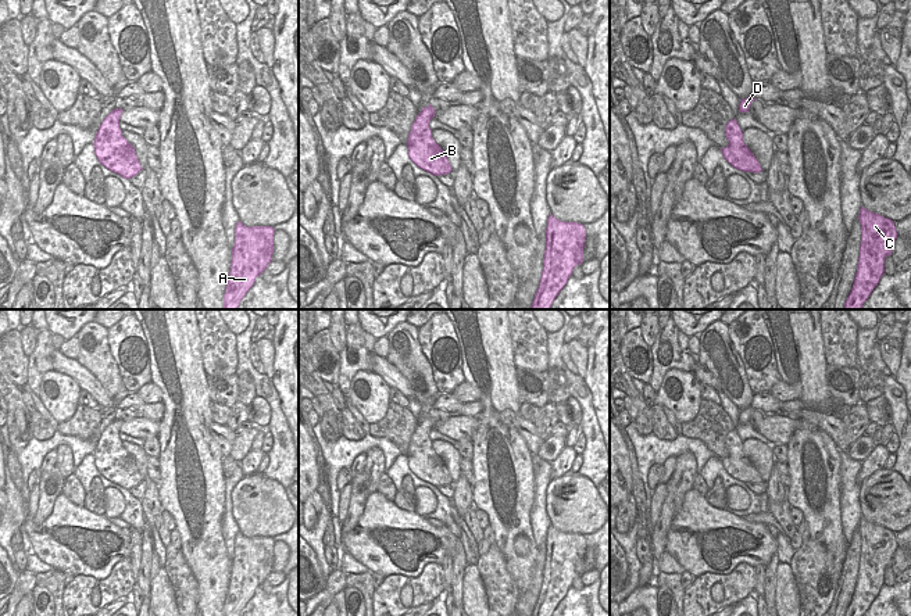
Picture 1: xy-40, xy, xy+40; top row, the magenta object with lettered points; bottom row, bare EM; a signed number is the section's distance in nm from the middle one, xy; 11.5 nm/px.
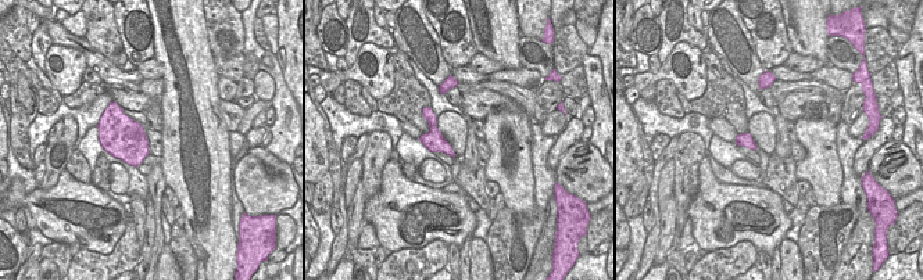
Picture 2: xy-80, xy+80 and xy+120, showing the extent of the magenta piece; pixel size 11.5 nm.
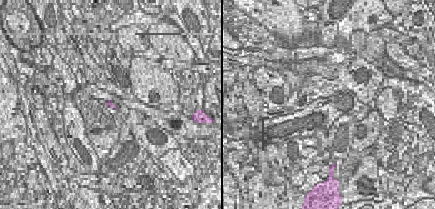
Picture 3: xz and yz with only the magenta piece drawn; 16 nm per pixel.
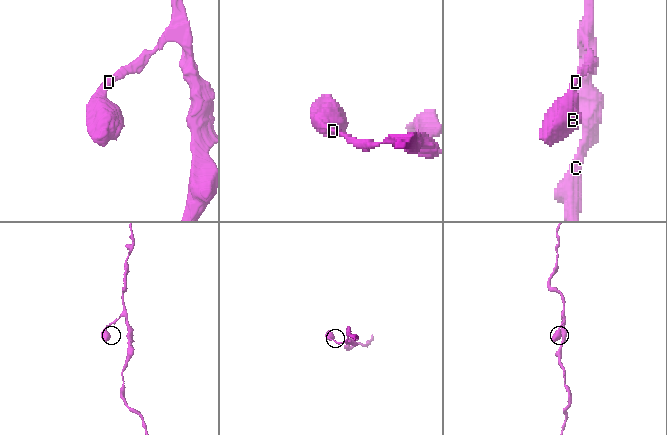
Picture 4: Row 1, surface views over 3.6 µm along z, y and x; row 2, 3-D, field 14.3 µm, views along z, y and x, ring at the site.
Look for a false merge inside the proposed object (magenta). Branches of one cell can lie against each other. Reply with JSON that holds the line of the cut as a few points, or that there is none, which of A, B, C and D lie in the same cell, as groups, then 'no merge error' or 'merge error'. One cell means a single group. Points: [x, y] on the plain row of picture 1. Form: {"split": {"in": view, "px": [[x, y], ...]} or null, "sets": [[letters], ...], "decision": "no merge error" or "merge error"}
{"split": null, "sets": [["A", "B", "C", "D"]], "decision": "no merge error"}

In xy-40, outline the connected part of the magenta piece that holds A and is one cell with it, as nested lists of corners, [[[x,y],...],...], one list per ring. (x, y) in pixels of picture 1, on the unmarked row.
[[[240,531],[236,534],[224,616],[239,616],[256,588],[267,580],[274,565],[274,544],[272,537],[249,538]]]

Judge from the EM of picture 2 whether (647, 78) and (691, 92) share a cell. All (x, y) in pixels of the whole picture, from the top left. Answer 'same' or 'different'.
same

